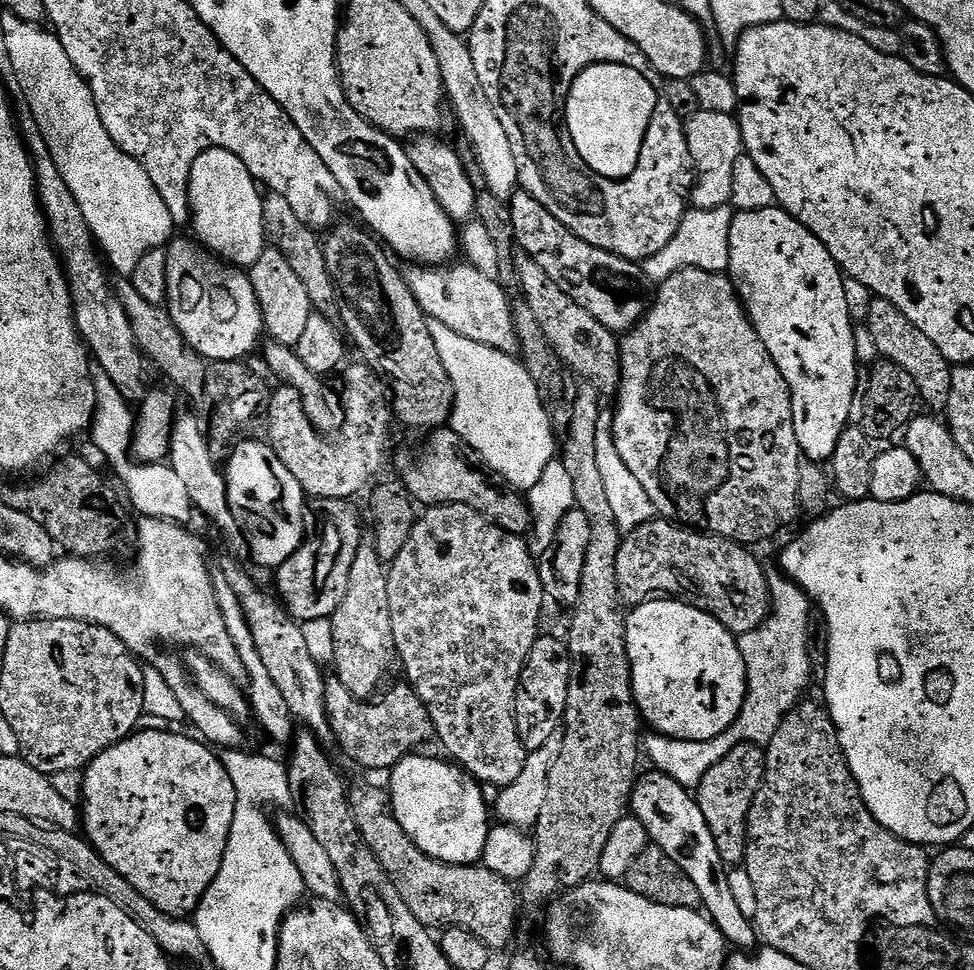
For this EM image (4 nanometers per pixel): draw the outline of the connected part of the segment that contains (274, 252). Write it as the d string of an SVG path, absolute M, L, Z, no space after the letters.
M265 247L262 258L254 262L250 270L256 300L260 304L260 313L264 319L264 332L275 343L295 348L298 338L306 331L306 322L314 315L314 305L306 286L302 286L302 278L294 274L294 266L279 252L277 248Z

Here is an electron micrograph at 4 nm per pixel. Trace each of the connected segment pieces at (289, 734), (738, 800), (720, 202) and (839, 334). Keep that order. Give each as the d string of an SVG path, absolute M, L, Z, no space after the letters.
M222 572L213 575L215 594L218 598L219 609L222 610L223 622L226 630L230 633L231 641L234 642L235 649L238 650L239 657L242 658L244 676L248 680L246 684L246 699L250 705L251 715L256 715L258 723L264 727L264 732L276 744L284 744L293 739L294 736L294 717L290 707L286 706L286 701L282 698L282 693L278 690L277 683L270 678L270 673L266 670L266 665L262 662L262 654L258 653L257 646L254 644L253 635L250 633L249 623L245 620L245 612L242 610L241 602L234 590L231 589Z
M759 744L734 746L722 762L714 762L714 766L706 770L702 782L694 790L696 805L702 810L702 818L706 818L706 826L710 826L710 834L714 834L714 846L718 846L720 861L725 866L743 865L750 806L764 781L764 753L765 749Z
M695 112L687 117L682 128L688 144L691 167L696 167L696 185L690 188L690 204L693 209L714 210L725 207L731 198L731 182L734 162L737 162L744 143L740 137L740 125L735 115L721 112Z
M779 206L753 212L737 211L733 215L728 272L736 285L736 294L752 321L752 328L766 346L774 366L778 366L792 396L794 434L801 453L812 462L831 461L838 438L849 427L852 403L858 400L854 323L852 312L848 309L848 292L844 289L845 277L830 250L826 250L826 246L822 246L822 242L818 242L806 226L799 224Z

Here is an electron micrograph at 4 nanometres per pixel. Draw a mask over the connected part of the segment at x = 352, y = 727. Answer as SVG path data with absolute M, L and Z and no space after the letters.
M335 674L329 675L325 682L325 710L328 711L329 724L332 727L332 732L336 742L340 742L341 746L344 747L345 752L358 764L361 764L361 769L367 770L369 768L386 768L391 770L396 763L402 758L413 755L417 750L423 749L420 748L424 743L429 739L430 741L434 736L434 729L432 727L432 719L430 714L426 710L426 706L418 698L418 694L412 689L411 686L403 686L404 688L396 688L392 692L392 705L387 708L384 704L374 704L375 702L361 702L359 699L356 699L352 696L350 690L346 688L339 680L338 676Z

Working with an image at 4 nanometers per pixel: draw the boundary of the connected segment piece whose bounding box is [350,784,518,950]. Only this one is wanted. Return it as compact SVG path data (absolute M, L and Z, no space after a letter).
M364 784L359 788L352 788L350 792L352 802L352 817L360 831L360 837L366 842L368 849L376 856L376 861L383 866L393 886L402 894L402 902L410 906L410 914L418 918L418 922L429 926L447 926L449 928L465 928L470 930L483 942L488 949L497 950L504 948L512 940L516 932L516 900L518 904L518 892L514 889L513 881L505 876L494 874L494 870L483 866L470 864L447 864L441 860L430 858L415 844L402 830L398 818L392 809L391 795L385 790L374 789Z

